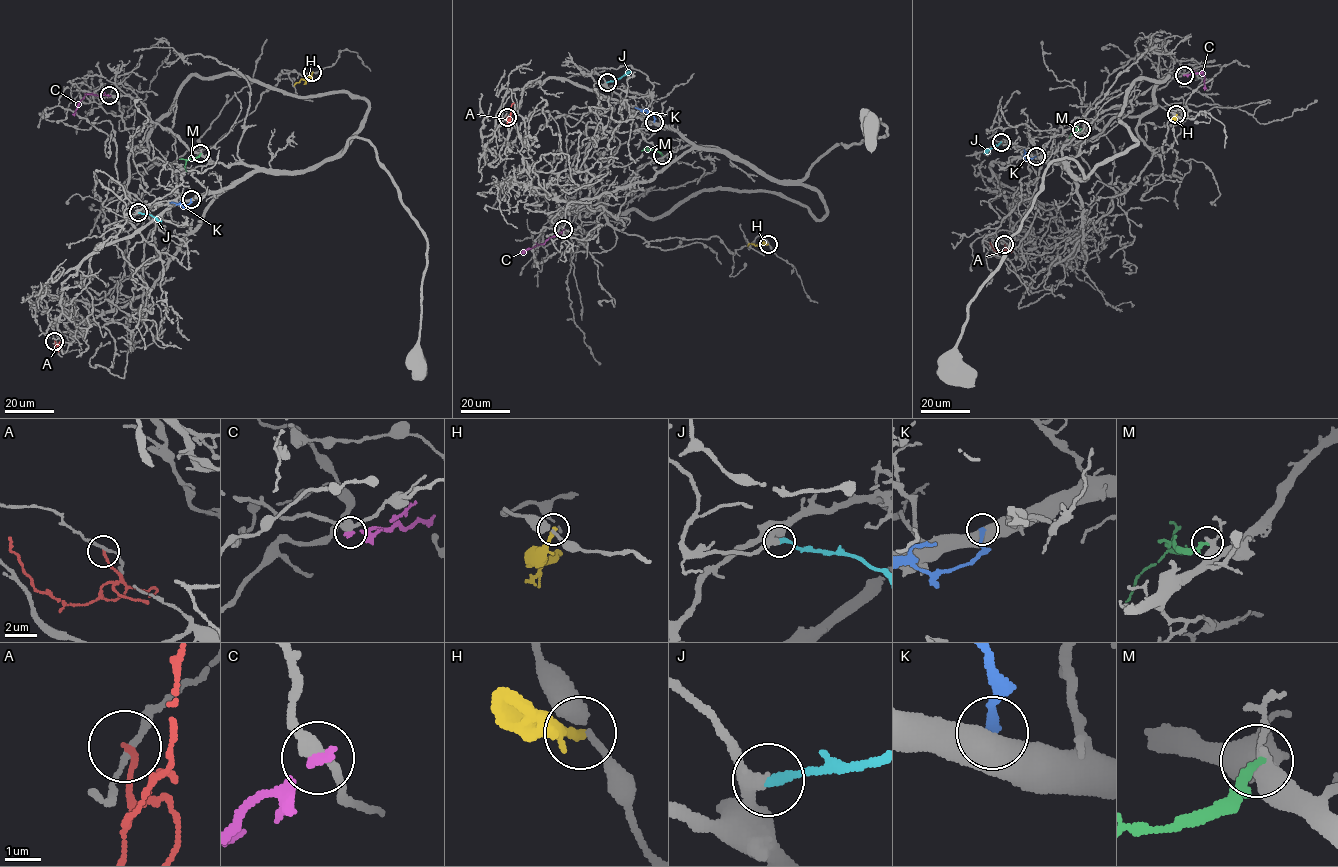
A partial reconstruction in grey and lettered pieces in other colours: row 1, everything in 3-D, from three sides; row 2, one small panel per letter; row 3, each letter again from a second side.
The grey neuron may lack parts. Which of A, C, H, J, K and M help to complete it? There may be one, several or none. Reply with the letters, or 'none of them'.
J, M

